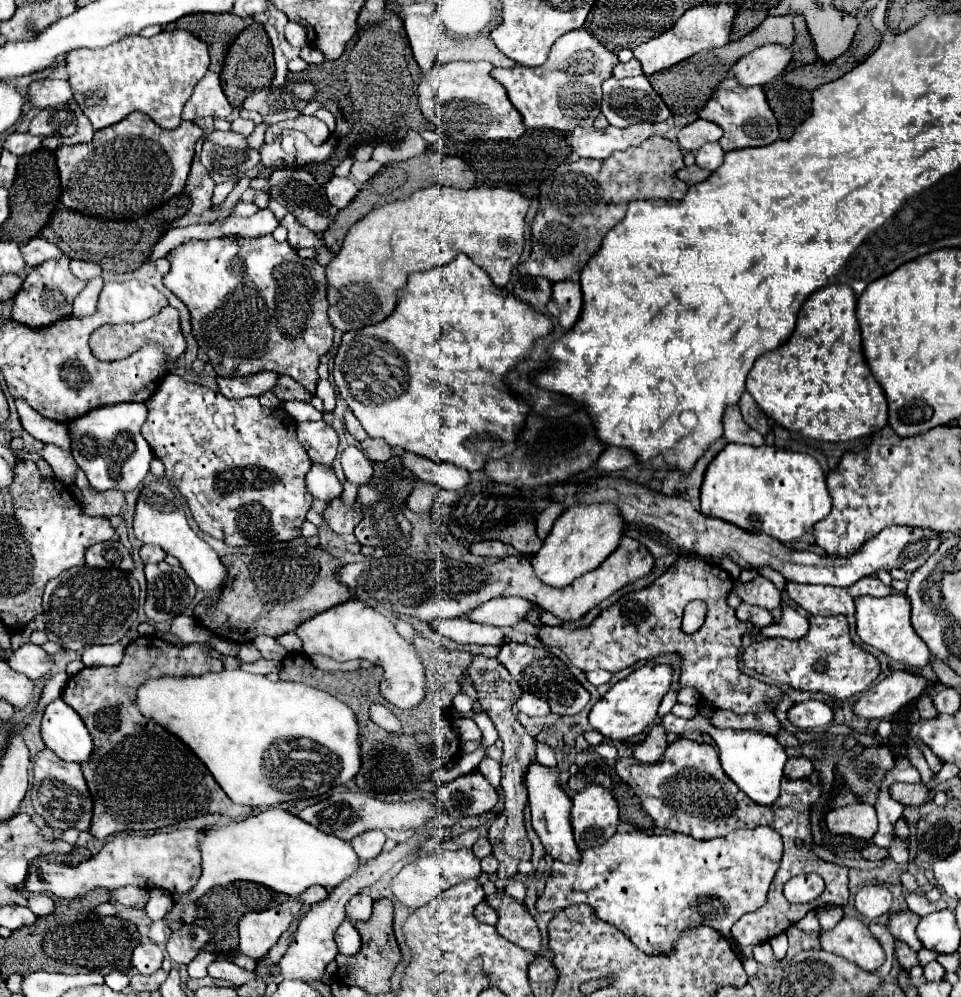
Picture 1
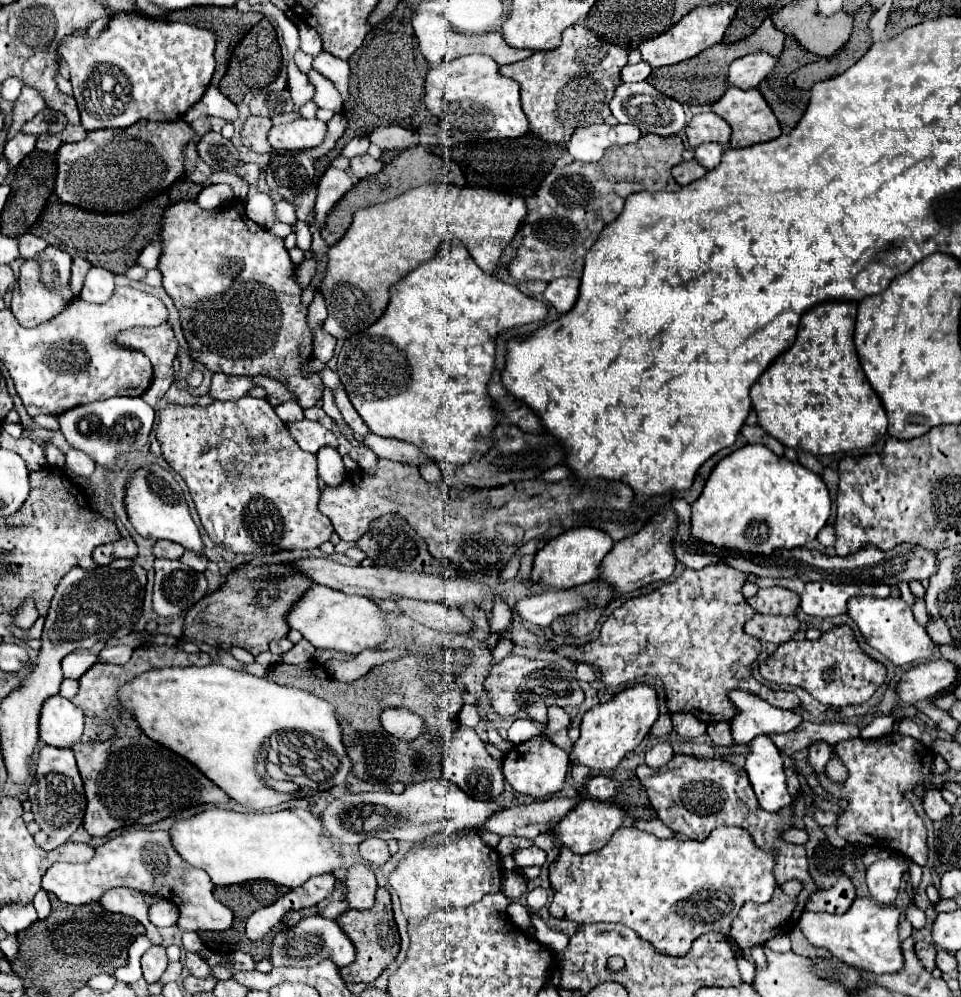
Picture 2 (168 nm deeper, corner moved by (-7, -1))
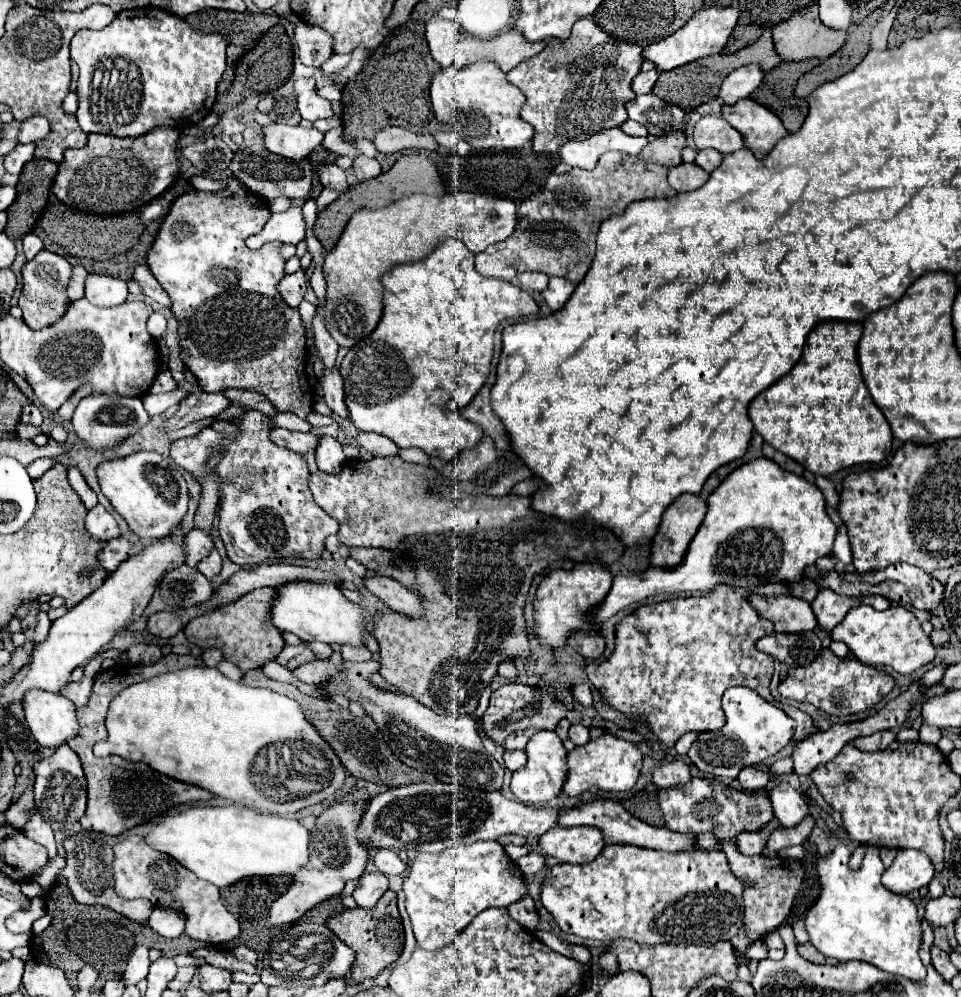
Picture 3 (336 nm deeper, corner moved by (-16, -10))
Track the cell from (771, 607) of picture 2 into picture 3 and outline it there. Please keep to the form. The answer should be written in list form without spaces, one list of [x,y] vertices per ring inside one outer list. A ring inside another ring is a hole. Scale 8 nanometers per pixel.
[[[750,596],[752,608],[762,616],[762,618],[770,618],[774,624],[776,632],[788,632],[788,634],[798,634],[798,632],[806,632],[806,630],[814,630],[816,626],[816,618],[812,612],[812,606],[806,600],[794,598],[794,596],[776,596],[772,598],[764,598],[764,596]]]

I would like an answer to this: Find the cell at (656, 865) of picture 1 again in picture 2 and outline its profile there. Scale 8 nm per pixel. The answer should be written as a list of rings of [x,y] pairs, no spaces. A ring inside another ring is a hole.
[[[619,827],[611,839],[605,843],[603,849],[599,851],[593,851],[593,853],[587,853],[587,855],[575,855],[571,853],[569,849],[565,847],[559,847],[559,855],[557,859],[549,865],[549,881],[551,881],[551,887],[555,891],[553,895],[553,901],[549,905],[549,913],[551,917],[555,919],[571,919],[579,925],[583,923],[599,923],[599,921],[605,921],[605,923],[621,923],[621,925],[627,925],[631,927],[633,931],[637,931],[645,941],[651,941],[651,945],[655,945],[655,949],[659,949],[661,953],[667,953],[667,955],[683,955],[687,953],[687,949],[691,947],[691,943],[695,941],[695,937],[703,935],[703,933],[709,933],[709,931],[717,931],[717,933],[723,933],[723,935],[729,935],[729,929],[731,929],[731,921],[733,917],[739,913],[739,909],[743,907],[745,901],[755,901],[755,903],[767,903],[773,895],[773,889],[775,889],[775,877],[773,877],[773,865],[775,865],[775,855],[773,853],[763,853],[755,843],[751,843],[751,837],[747,831],[739,829],[739,827],[719,827],[715,829],[705,841],[693,841],[693,839],[659,839],[651,833],[645,833],[645,831],[639,831],[637,827]]]

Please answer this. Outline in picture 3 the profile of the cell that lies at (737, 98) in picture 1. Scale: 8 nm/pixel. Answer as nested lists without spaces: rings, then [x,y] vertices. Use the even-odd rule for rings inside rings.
[[[752,98],[740,100],[732,106],[724,104],[722,118],[742,134],[744,146],[760,160],[766,158],[776,142],[788,134],[780,118]]]

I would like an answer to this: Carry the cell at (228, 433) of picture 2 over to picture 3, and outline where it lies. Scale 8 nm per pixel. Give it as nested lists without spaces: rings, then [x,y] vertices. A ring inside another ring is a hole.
[[[250,410],[244,414],[244,418],[236,424],[234,436],[224,436],[216,432],[214,428],[204,428],[196,438],[182,438],[176,440],[170,448],[172,460],[190,472],[198,484],[204,484],[204,478],[210,470],[210,458],[220,452],[220,462],[214,468],[220,488],[218,488],[218,532],[222,536],[222,542],[230,554],[230,560],[234,564],[262,564],[266,560],[274,558],[306,558],[306,560],[318,560],[322,552],[326,550],[324,542],[330,534],[338,532],[338,522],[330,518],[312,498],[312,492],[308,488],[308,462],[304,456],[280,448],[272,442],[270,432],[274,424],[272,418],[262,414],[260,410]]]

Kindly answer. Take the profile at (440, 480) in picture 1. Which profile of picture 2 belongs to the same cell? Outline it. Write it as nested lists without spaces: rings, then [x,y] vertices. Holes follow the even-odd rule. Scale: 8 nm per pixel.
[[[367,433],[363,437],[363,443],[377,453],[377,457],[401,461],[401,463],[411,463],[411,465],[421,465],[427,461],[427,457],[411,443],[399,441],[399,439],[389,439],[389,437],[379,437],[373,433]]]

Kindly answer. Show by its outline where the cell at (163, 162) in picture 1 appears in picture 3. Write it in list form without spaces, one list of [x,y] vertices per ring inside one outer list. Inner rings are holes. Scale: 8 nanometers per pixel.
[[[162,126],[138,138],[116,138],[108,134],[88,134],[88,144],[80,150],[66,150],[58,168],[52,192],[74,210],[92,214],[124,214],[132,212],[166,188],[170,188],[182,168],[176,156],[180,130]]]

